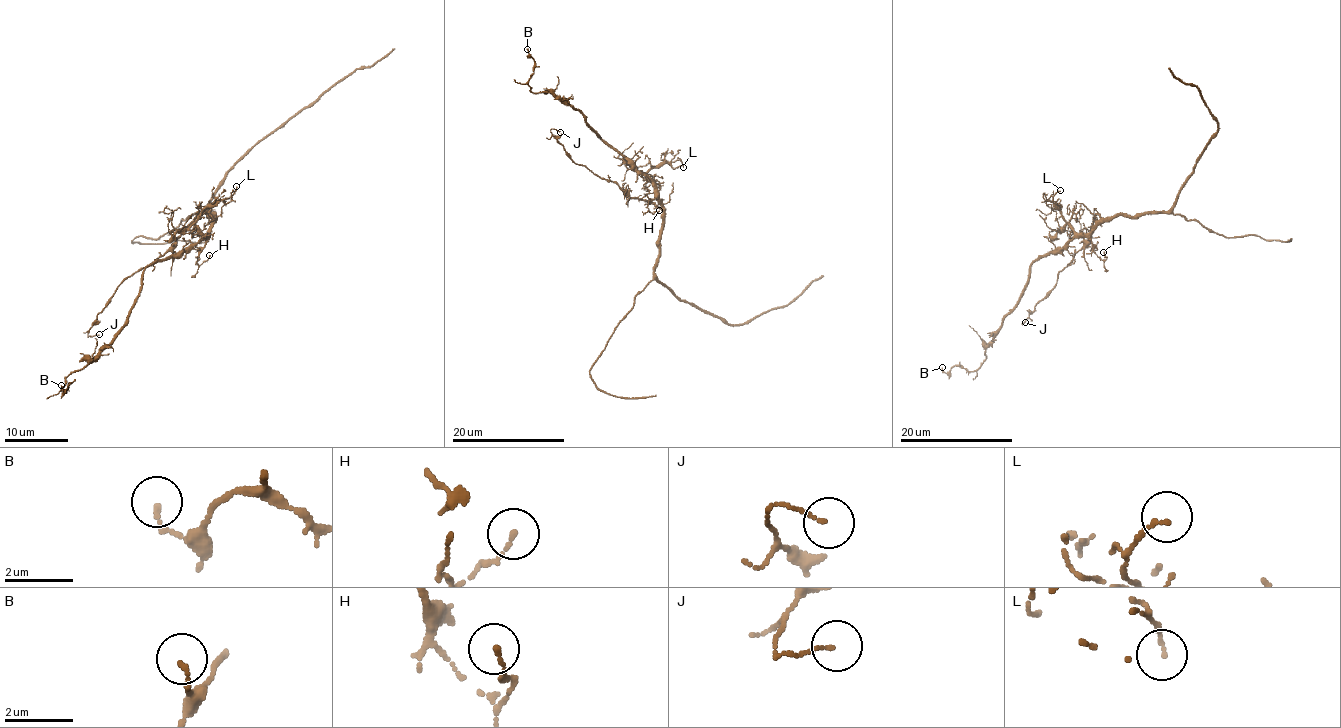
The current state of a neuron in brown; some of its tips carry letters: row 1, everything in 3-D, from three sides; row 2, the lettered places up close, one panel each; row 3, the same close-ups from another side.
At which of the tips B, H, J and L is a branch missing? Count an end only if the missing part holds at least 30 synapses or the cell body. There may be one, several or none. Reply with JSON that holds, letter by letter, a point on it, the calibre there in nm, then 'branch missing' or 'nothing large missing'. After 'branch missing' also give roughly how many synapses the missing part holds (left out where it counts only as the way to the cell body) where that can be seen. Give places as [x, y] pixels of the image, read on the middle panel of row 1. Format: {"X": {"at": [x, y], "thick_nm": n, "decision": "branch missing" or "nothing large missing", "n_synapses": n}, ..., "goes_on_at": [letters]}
{"B": {"at": [527, 49], "thick_nm": 140, "decision": "nothing large missing"}, "H": {"at": [659, 210], "thick_nm": 120, "decision": "nothing large missing"}, "J": {"at": [560, 132], "thick_nm": 90, "decision": "nothing large missing"}, "L": {"at": [683, 167], "thick_nm": 110, "decision": "nothing large missing"}, "goes_on_at": []}

